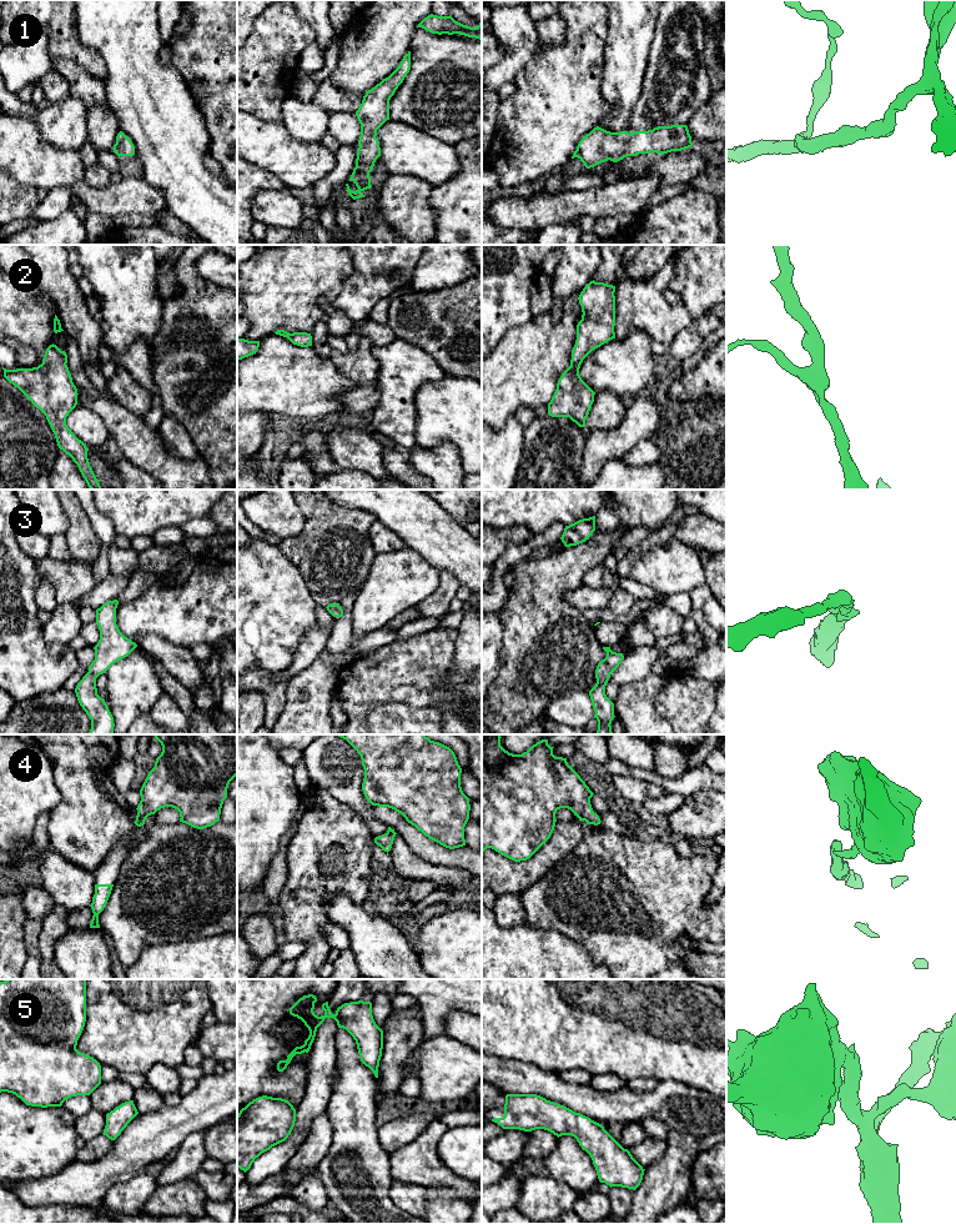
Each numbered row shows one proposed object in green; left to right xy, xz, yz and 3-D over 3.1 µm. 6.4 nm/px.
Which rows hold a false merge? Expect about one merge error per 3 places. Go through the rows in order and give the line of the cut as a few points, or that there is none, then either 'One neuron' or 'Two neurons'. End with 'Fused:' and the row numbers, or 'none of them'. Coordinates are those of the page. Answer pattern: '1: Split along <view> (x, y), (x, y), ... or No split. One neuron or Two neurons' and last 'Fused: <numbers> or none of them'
1: No split. One neuron
2: No split. One neuron
3: No split. One neuron
4: No split. One neuron
5: No split. One neuron
Fused: none of them

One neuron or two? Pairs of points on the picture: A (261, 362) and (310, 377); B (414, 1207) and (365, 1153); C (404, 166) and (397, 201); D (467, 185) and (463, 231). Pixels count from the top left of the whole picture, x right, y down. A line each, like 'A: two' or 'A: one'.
A: one
B: two
C: two
D: one

